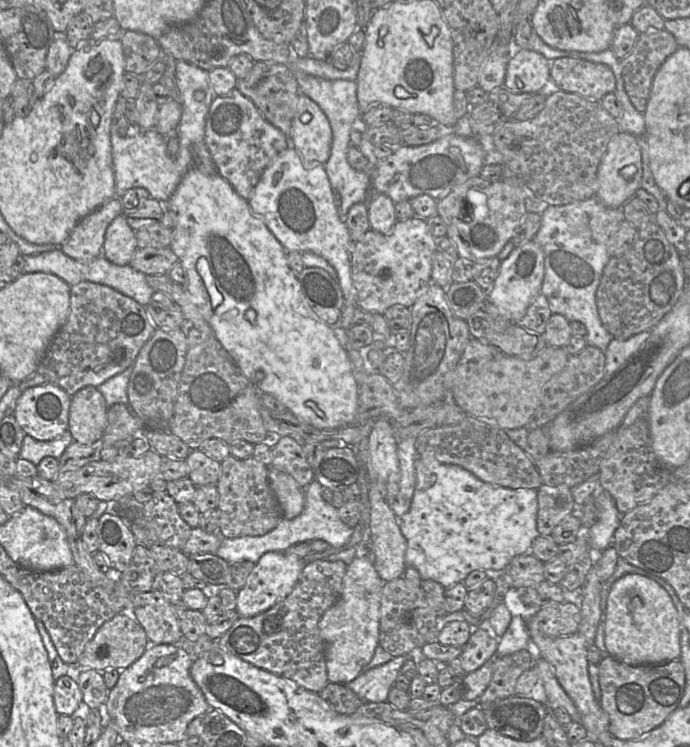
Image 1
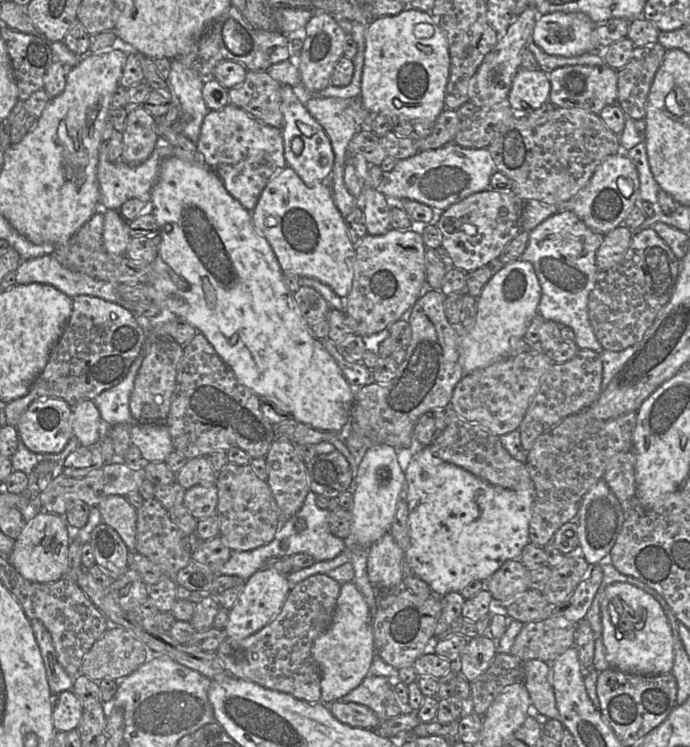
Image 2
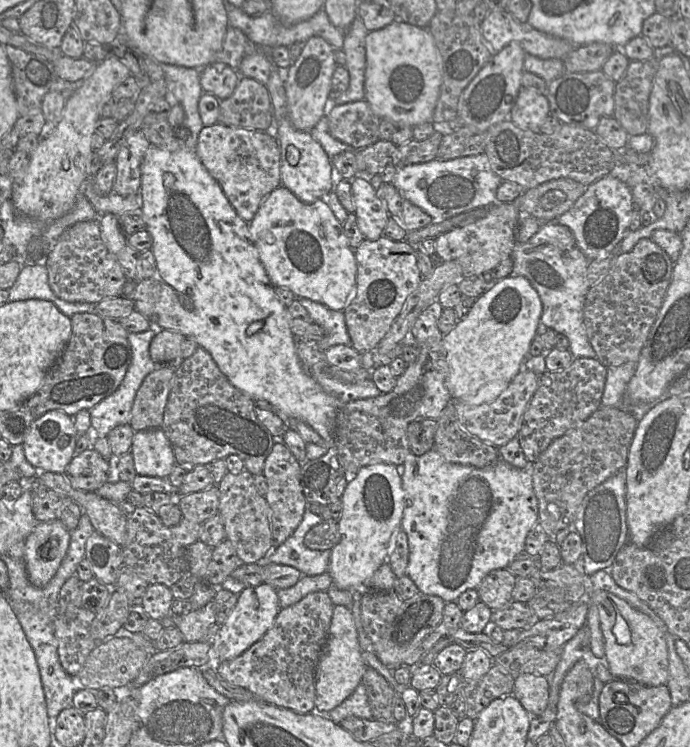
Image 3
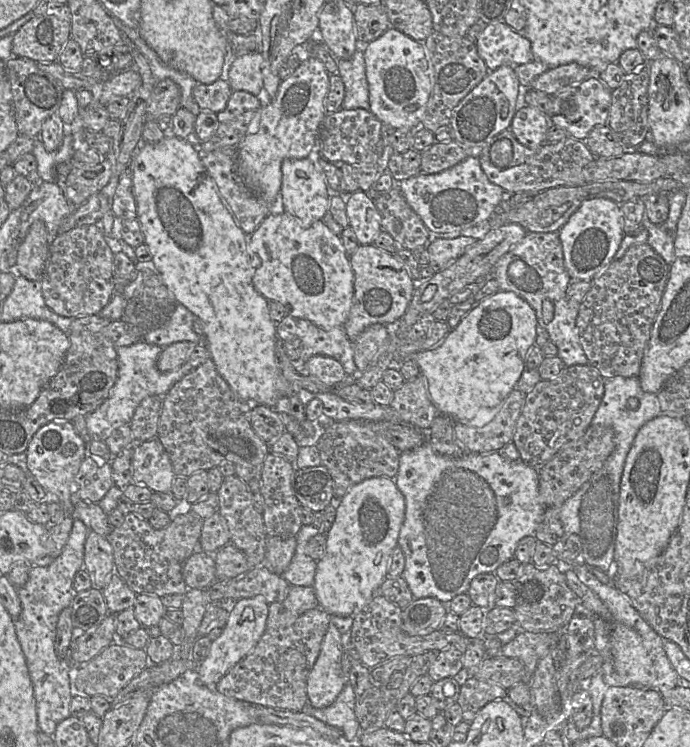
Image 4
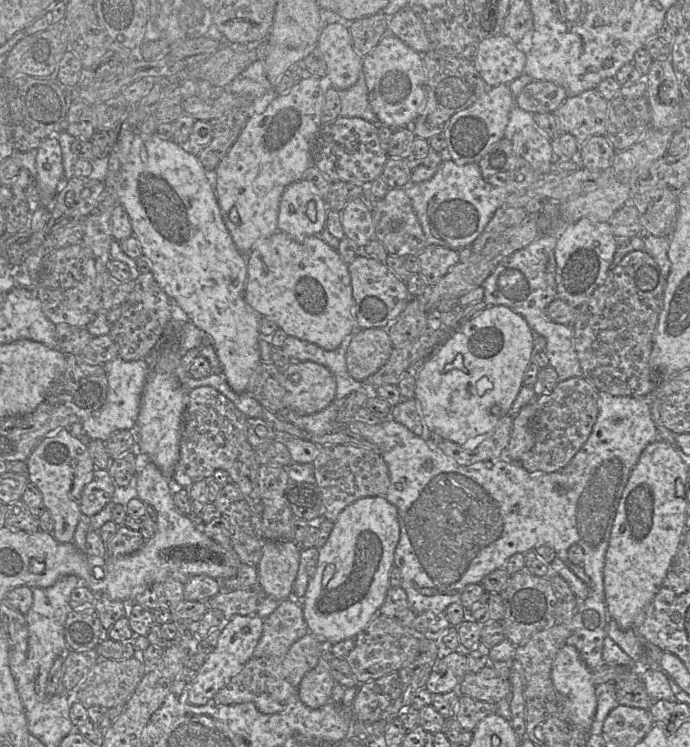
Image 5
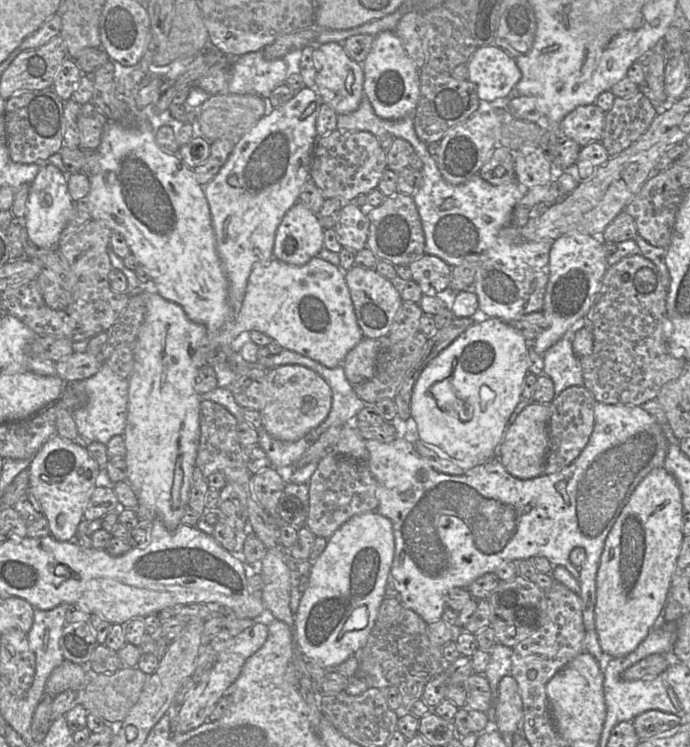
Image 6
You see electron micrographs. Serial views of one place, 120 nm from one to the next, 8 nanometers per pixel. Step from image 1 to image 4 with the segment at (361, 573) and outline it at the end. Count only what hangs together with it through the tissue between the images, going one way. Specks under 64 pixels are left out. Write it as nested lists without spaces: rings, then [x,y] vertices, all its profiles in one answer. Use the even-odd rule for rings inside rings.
[[[330,622],[319,656],[307,678],[308,703],[313,708],[329,707],[344,688],[346,676],[342,657],[342,634]]]

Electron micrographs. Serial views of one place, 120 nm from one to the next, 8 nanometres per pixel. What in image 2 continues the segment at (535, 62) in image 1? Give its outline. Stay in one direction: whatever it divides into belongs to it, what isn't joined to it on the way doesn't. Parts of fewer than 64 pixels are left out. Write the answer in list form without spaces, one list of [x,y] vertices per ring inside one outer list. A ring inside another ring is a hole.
[[[520,68],[515,74],[508,101],[515,116],[527,116],[549,101],[549,75],[542,69],[526,70]]]

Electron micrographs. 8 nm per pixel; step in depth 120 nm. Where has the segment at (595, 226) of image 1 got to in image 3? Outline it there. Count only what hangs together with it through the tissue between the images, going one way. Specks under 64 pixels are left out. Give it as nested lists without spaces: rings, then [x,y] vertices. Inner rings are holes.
[[[546,222],[526,242],[517,243],[512,250],[513,270],[510,276],[526,278],[542,302],[540,323],[564,334],[574,358],[597,358],[584,324],[584,303],[589,290],[587,267],[590,260],[579,249],[572,231],[557,222]]]

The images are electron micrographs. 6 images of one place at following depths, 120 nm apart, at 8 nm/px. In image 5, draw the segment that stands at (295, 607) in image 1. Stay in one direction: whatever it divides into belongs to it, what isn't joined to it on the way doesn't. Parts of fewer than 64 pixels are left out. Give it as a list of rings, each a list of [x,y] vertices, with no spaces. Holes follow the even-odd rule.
[[[308,632],[282,656],[252,657],[241,671],[215,694],[211,702],[216,705],[251,702],[262,713],[279,713],[299,696],[299,684],[303,676],[316,666],[326,646],[330,645]]]

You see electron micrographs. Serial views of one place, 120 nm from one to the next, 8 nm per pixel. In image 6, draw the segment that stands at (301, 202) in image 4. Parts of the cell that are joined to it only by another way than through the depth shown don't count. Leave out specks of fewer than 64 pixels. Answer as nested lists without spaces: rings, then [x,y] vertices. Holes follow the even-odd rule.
[[[297,201],[277,228],[273,257],[290,265],[302,266],[318,256],[323,241],[324,229],[317,215]]]

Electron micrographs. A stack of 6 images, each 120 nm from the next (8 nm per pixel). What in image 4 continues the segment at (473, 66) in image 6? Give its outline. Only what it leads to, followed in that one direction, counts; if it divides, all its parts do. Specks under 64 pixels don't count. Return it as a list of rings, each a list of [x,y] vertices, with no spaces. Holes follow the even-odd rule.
[[[505,22],[486,25],[477,38],[476,47],[488,73],[503,65],[516,67],[535,59],[530,41]]]

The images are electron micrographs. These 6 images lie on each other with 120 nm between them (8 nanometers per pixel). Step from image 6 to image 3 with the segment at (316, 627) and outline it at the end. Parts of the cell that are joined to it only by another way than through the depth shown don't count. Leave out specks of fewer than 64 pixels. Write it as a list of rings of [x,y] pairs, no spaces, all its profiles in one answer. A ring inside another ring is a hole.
[[[379,463],[360,468],[355,477],[348,483],[340,500],[342,502],[342,514],[338,520],[339,540],[330,550],[327,572],[332,578],[333,585],[340,590],[371,591],[366,589],[367,581],[387,561],[398,531],[402,529],[404,491],[397,466]]]

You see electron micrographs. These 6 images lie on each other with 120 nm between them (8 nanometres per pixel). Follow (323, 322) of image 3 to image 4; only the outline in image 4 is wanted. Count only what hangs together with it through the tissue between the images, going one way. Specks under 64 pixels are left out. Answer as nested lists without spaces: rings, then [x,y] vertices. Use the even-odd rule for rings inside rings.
[[[297,319],[296,336],[302,344],[300,357],[294,363],[297,373],[304,369],[308,359],[315,355],[322,355],[339,361],[348,376],[359,374],[354,362],[353,346],[343,326],[325,330],[308,320]]]

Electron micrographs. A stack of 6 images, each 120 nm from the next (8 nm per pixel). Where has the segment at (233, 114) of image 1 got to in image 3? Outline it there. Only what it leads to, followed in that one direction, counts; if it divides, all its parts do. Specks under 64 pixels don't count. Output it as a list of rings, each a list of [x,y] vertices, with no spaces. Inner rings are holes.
[[[275,120],[273,129],[268,129],[266,131],[258,131],[258,130],[248,130],[244,128],[236,128],[236,127],[229,127],[225,126],[220,123],[215,123],[211,126],[204,126],[198,136],[197,145],[195,148],[195,154],[199,158],[200,162],[204,166],[204,168],[208,171],[208,173],[219,183],[221,186],[224,194],[226,195],[227,199],[229,200],[232,207],[235,209],[238,216],[243,219],[245,222],[250,223],[254,216],[256,215],[257,211],[259,210],[260,206],[267,198],[267,196],[275,190],[277,187],[281,185],[281,174],[280,174],[280,145],[276,138],[275,133]]]

